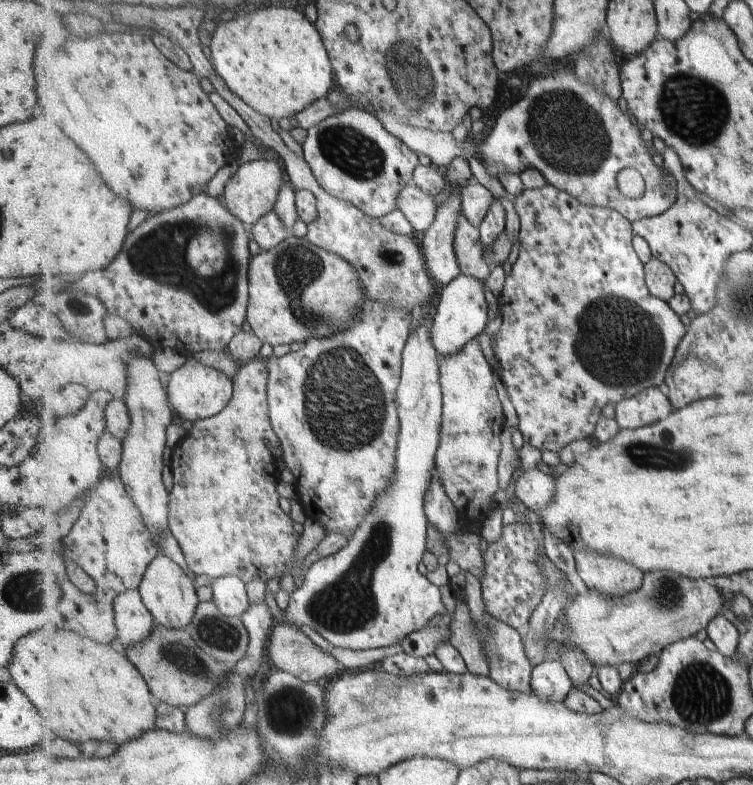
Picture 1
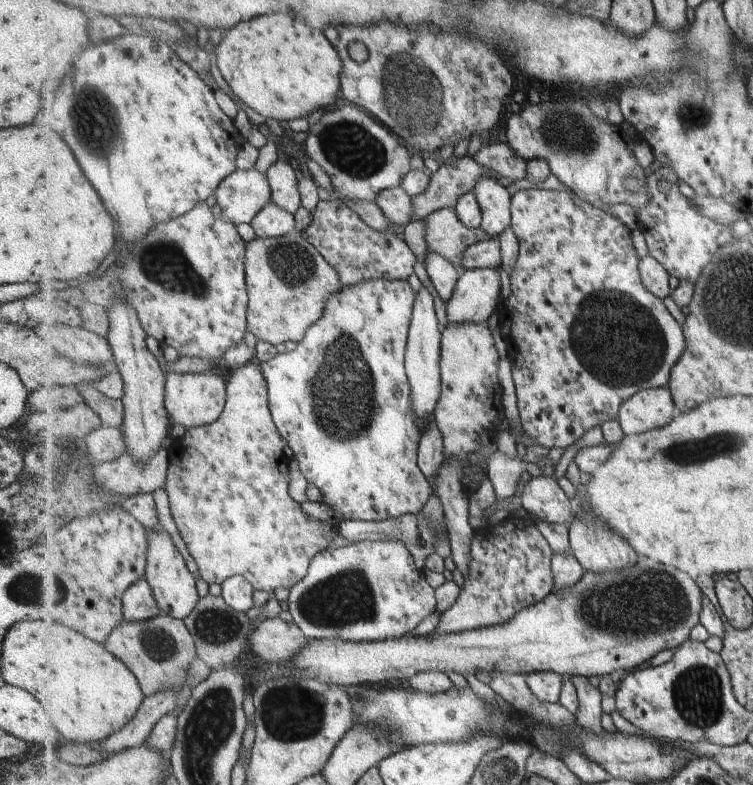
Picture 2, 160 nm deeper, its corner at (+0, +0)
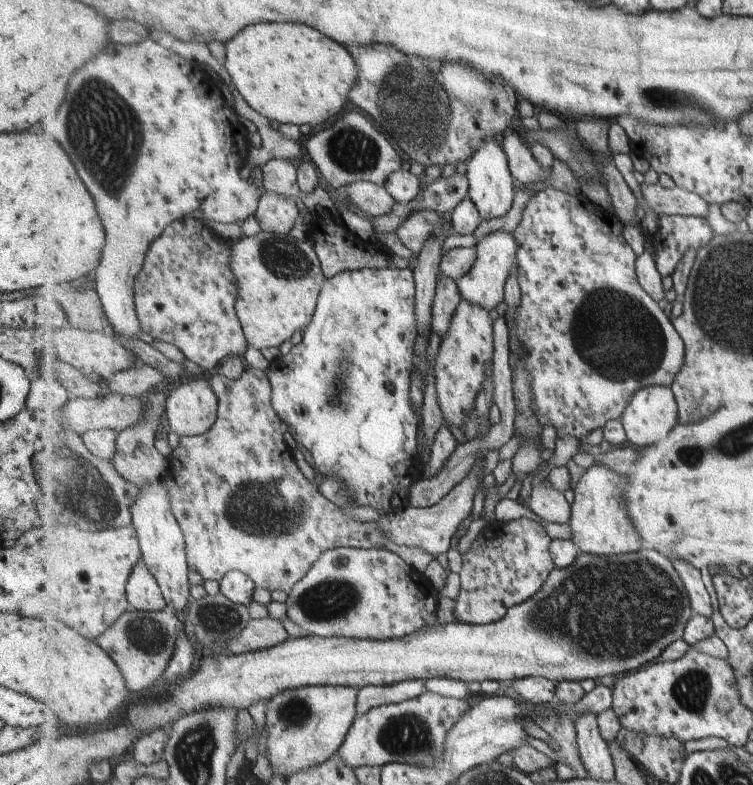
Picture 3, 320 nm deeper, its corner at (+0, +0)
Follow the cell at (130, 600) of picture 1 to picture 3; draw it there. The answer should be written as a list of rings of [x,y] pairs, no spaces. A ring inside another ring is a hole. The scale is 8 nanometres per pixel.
[[[141,560],[135,565],[127,585],[127,598],[131,609],[160,611],[168,609],[168,602],[149,567]]]

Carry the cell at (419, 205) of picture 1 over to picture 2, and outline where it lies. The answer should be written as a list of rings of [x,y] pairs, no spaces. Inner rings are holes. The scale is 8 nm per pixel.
[[[403,187],[377,193],[375,204],[392,223],[404,227],[411,222],[414,215],[414,198]]]

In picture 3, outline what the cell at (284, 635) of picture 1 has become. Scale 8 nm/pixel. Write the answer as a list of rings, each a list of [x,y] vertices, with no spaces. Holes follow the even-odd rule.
[[[273,617],[252,619],[238,637],[229,639],[226,646],[232,653],[248,653],[271,648],[289,639],[285,626]]]

